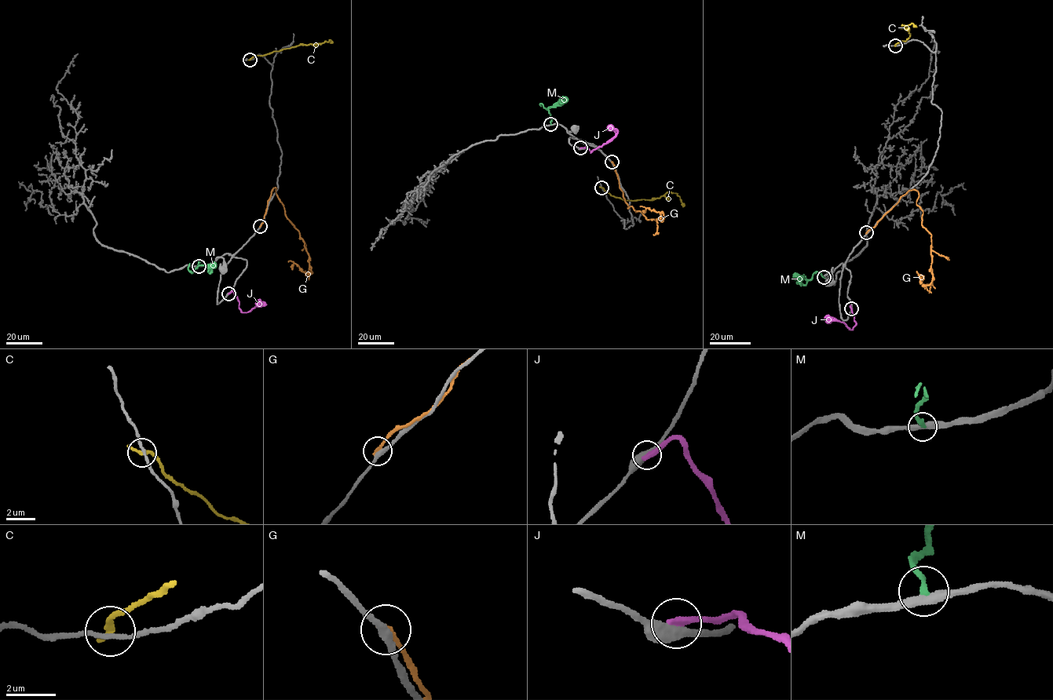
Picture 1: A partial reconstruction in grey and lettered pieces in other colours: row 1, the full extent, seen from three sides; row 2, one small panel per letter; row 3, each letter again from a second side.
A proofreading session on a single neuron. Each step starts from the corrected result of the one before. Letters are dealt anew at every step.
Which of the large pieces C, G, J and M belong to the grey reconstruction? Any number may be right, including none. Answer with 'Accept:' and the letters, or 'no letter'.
Accept: no letter

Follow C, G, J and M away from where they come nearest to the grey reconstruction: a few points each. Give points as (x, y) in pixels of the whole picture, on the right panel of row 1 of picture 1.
C: (895, 45), (910, 35), (909, 29), (901, 28), (901, 26), (912, 23), (916, 27)
G: (867, 233), (902, 195), (916, 191), (921, 224), (931, 244), (932, 283), (923, 286), (918, 275), (921, 281)
J: (850, 308), (856, 325), (852, 329), (837, 319), (827, 320)
M: (824, 277), (816, 271), (809, 280), (803, 276), (794, 278), (793, 276)

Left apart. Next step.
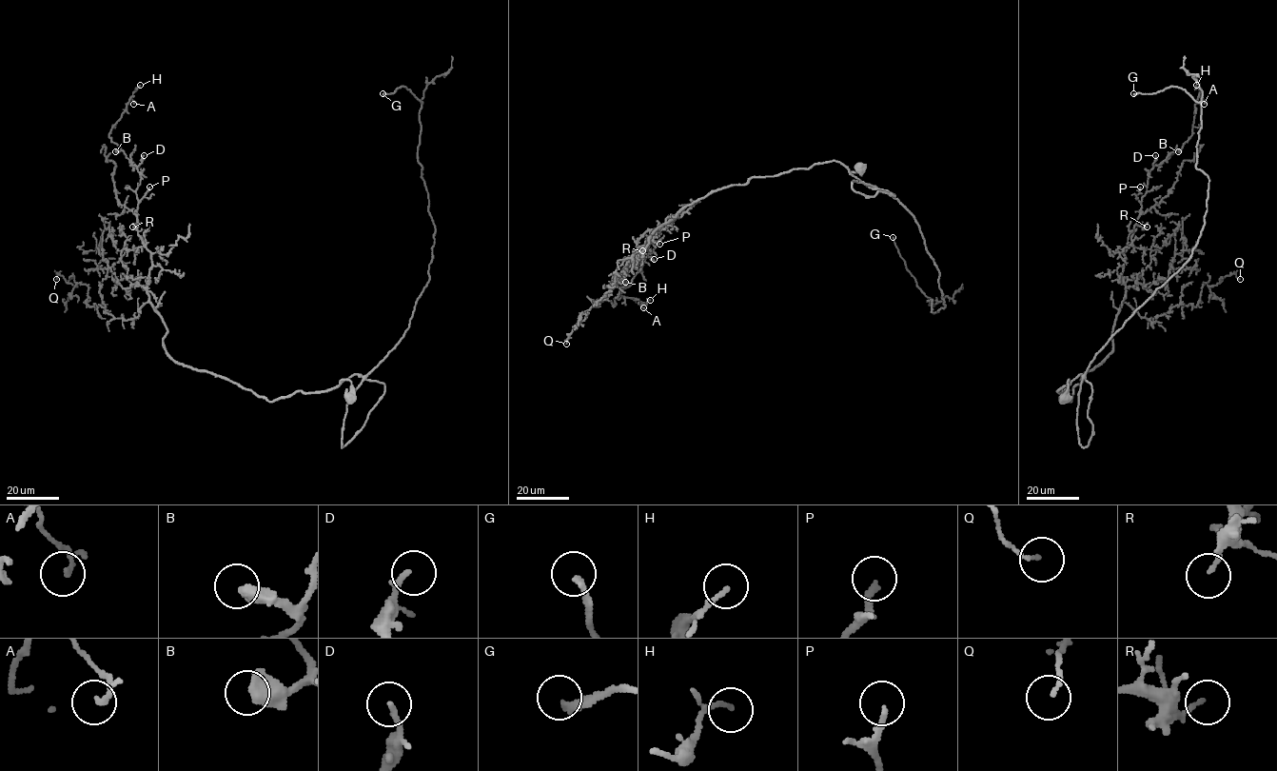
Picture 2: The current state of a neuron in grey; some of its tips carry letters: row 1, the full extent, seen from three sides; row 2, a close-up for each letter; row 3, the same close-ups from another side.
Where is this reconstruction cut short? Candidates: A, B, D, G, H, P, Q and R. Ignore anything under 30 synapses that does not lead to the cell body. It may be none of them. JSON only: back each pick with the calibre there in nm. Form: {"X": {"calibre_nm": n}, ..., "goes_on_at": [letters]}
{"G": {"calibre_nm": 240}, "P": {"calibre_nm": 180}, "goes_on_at": ["G", "P"]}

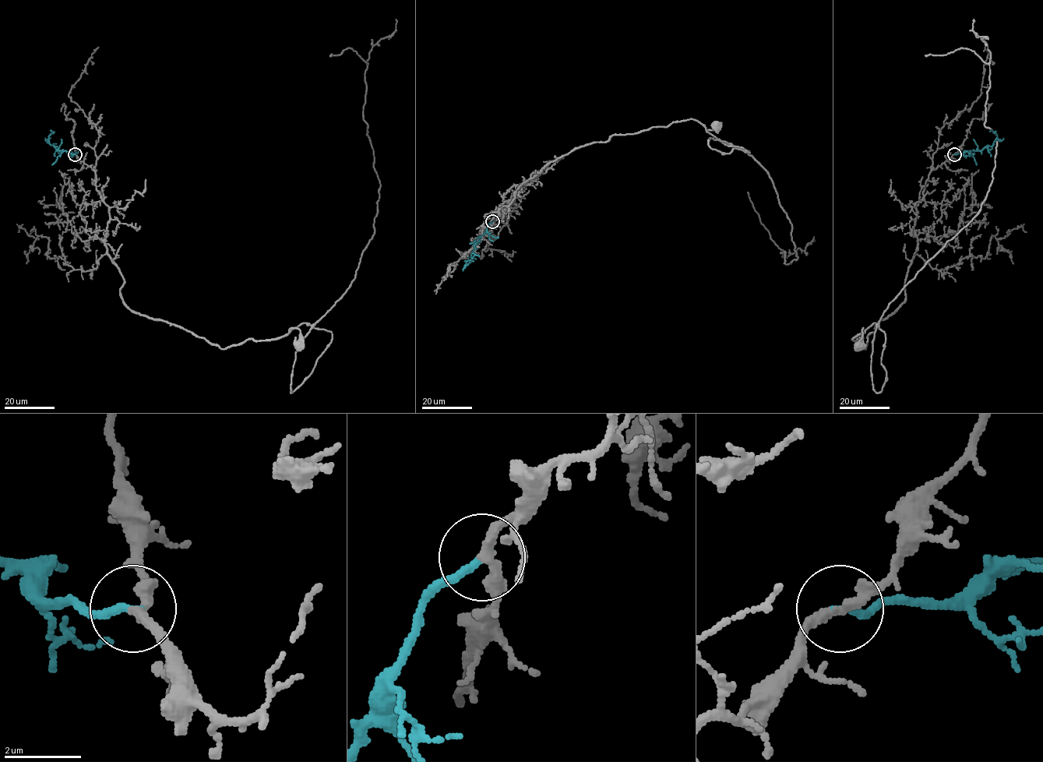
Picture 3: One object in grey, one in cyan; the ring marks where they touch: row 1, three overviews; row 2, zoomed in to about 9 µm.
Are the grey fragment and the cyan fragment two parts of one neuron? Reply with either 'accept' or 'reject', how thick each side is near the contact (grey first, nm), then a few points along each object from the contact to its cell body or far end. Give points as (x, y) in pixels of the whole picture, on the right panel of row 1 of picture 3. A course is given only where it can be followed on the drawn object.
accept | 280/200 nm | grey via (954, 154), (931, 171), (916, 207), (905, 299), (865, 349), (852, 339), (863, 328), (859, 347) | cyan via (954, 154), (982, 150), (987, 146), (992, 146), (996, 135), (992, 130), (989, 132)

